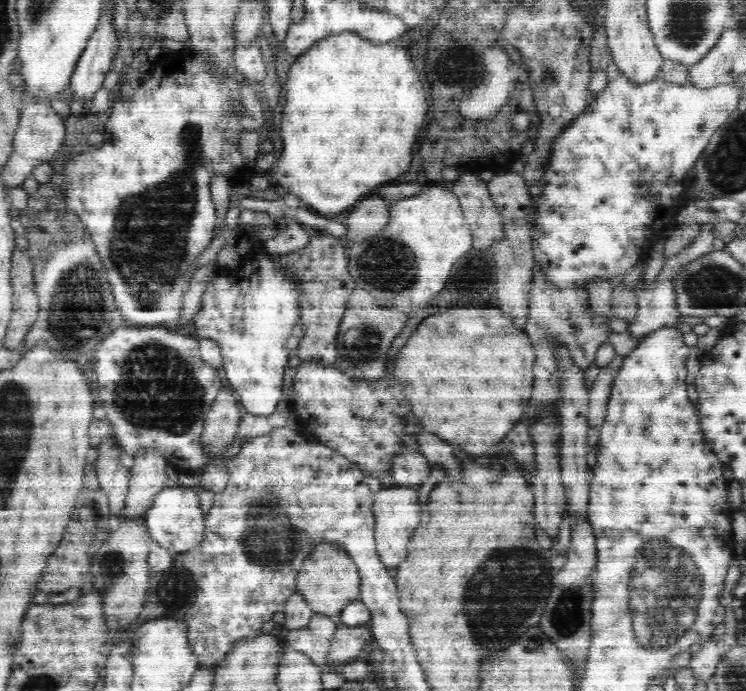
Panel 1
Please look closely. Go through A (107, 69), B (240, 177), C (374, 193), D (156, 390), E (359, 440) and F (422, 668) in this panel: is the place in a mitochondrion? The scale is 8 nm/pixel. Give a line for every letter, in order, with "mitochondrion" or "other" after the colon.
A: other
B: other
C: other
D: mitochondrion
E: other
F: other

